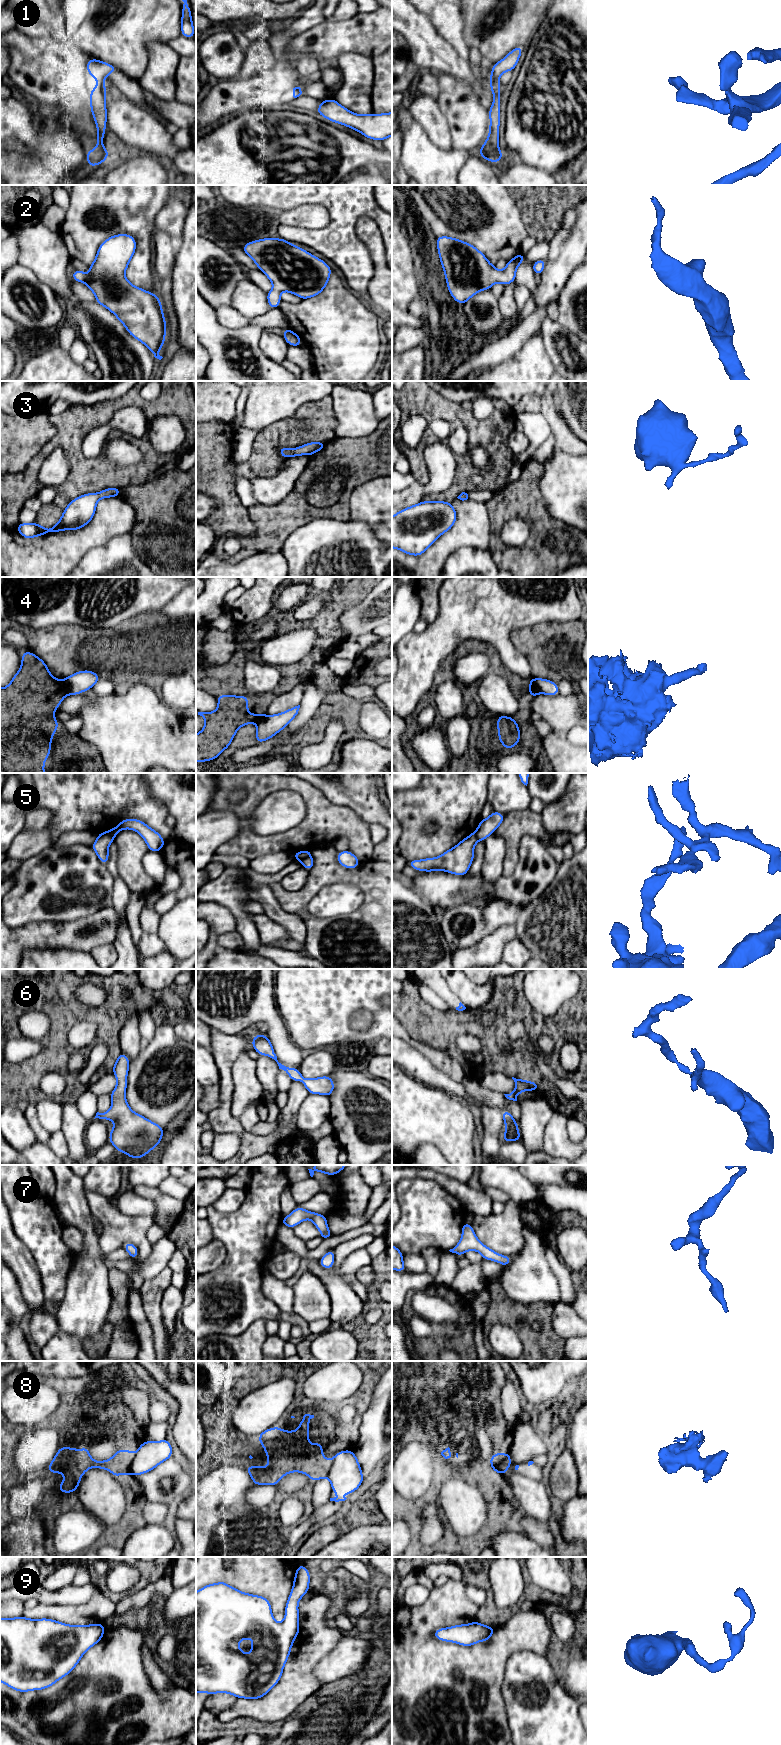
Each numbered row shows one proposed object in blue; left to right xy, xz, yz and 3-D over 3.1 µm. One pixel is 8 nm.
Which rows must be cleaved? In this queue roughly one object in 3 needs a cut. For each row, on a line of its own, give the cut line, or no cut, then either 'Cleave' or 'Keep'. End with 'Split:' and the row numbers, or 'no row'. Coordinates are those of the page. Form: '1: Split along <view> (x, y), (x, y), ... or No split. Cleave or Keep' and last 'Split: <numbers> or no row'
1: No split. Keep
2: No split. Keep
3: No split. Keep
4: Split along yz (532, 678), (538, 692). Cleave
5: Split along xz (310, 855), (301, 861). Cleave
6: No split. Keep
7: No split. Keep
8: Split along yz (508, 1454), (498, 1464), (500, 1473). Cleave
9: No split. Keep
Split: 4, 5, 8

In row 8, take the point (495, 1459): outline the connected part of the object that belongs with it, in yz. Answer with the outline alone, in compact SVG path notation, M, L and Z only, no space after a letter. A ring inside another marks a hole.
M495 1453L492 1455L490 1459L490 1466L492 1467L492 1470L497 1472L498 1474L501 1474L499 1469L498 1469L498 1464L502 1459L504 1459L508 1454L507 1453Z

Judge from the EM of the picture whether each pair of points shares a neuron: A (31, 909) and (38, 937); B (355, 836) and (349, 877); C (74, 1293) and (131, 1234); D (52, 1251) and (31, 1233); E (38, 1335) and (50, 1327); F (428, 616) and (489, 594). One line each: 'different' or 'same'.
A: different
B: different
C: different
D: same
E: same
F: different

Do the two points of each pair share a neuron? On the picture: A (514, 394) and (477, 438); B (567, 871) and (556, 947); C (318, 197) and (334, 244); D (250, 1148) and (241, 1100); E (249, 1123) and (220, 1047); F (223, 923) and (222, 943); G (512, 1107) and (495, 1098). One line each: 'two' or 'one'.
A: two
B: one
C: one
D: two
E: two
F: two
G: one

